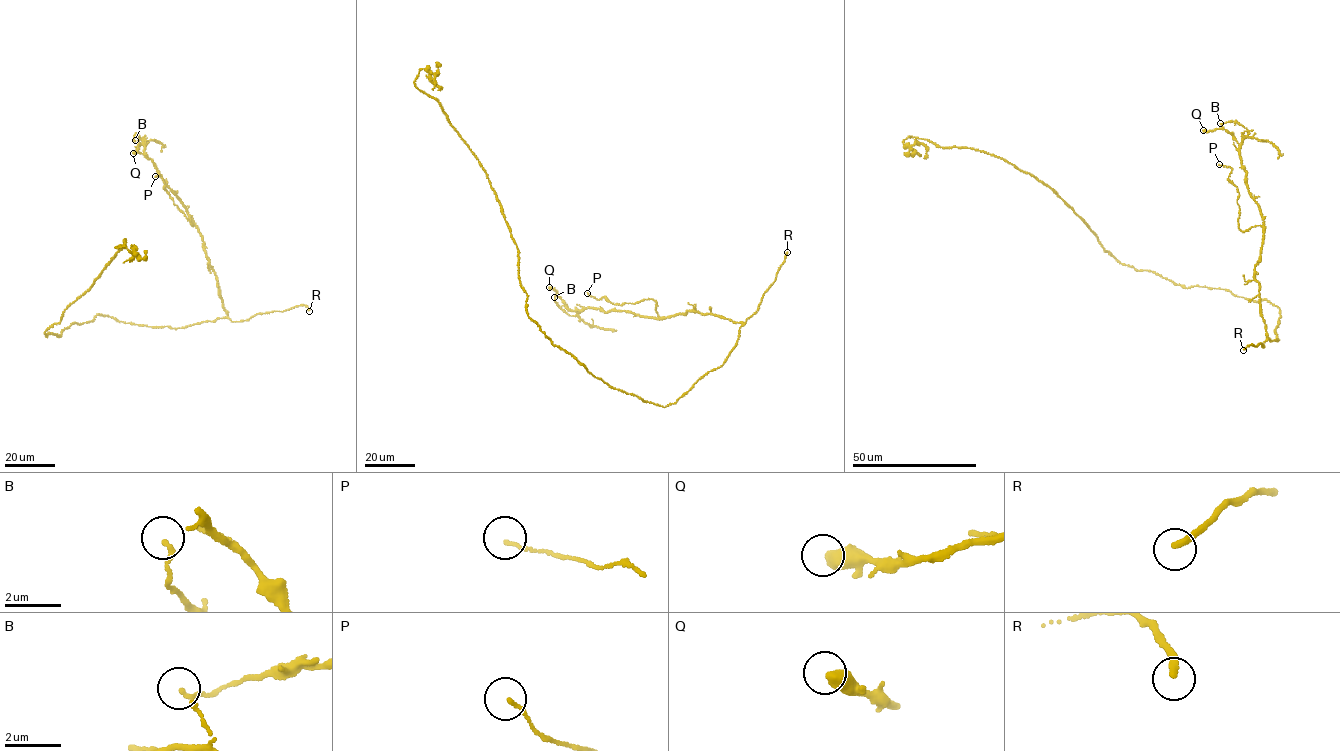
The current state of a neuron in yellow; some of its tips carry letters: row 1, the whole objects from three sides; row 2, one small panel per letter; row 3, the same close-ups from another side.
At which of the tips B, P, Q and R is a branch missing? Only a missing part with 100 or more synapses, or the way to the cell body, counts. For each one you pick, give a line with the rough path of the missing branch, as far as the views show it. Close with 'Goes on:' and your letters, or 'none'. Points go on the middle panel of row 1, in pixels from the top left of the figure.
R: (787, 252), (808, 251), (819, 259)
Goes on: R

